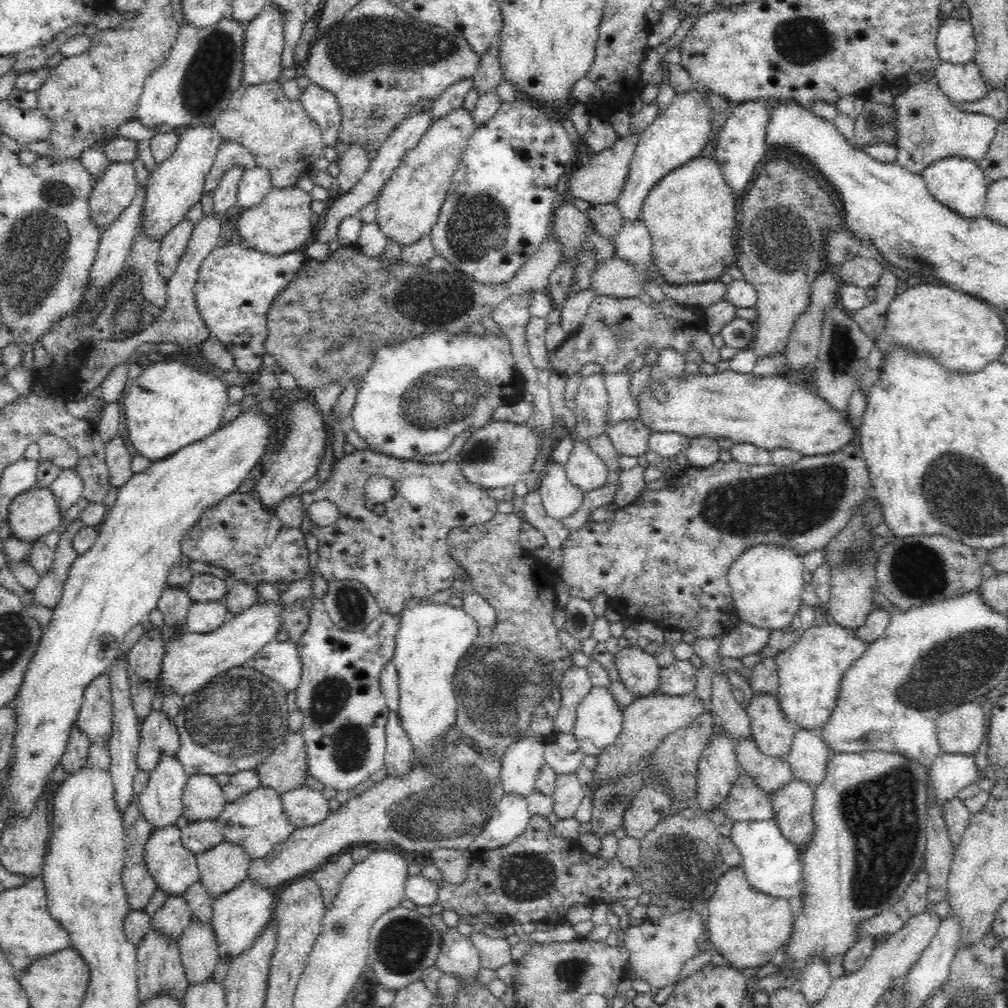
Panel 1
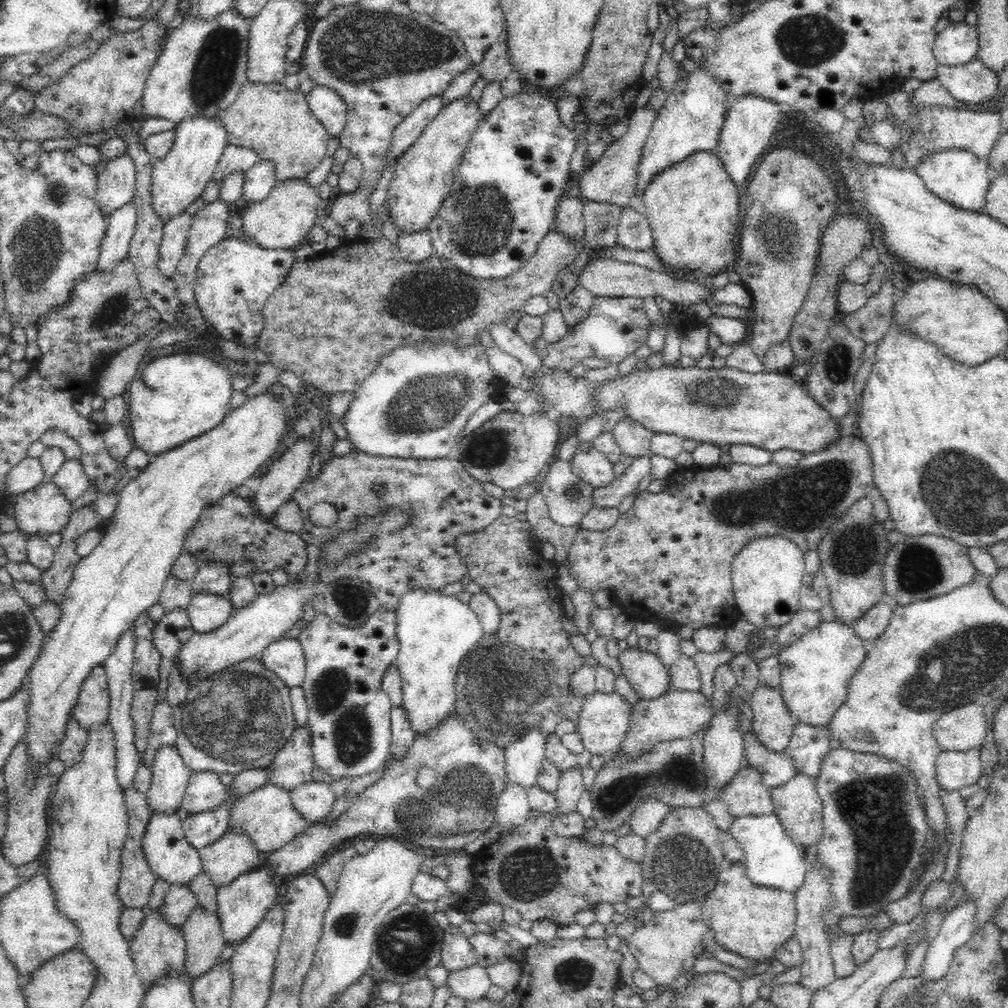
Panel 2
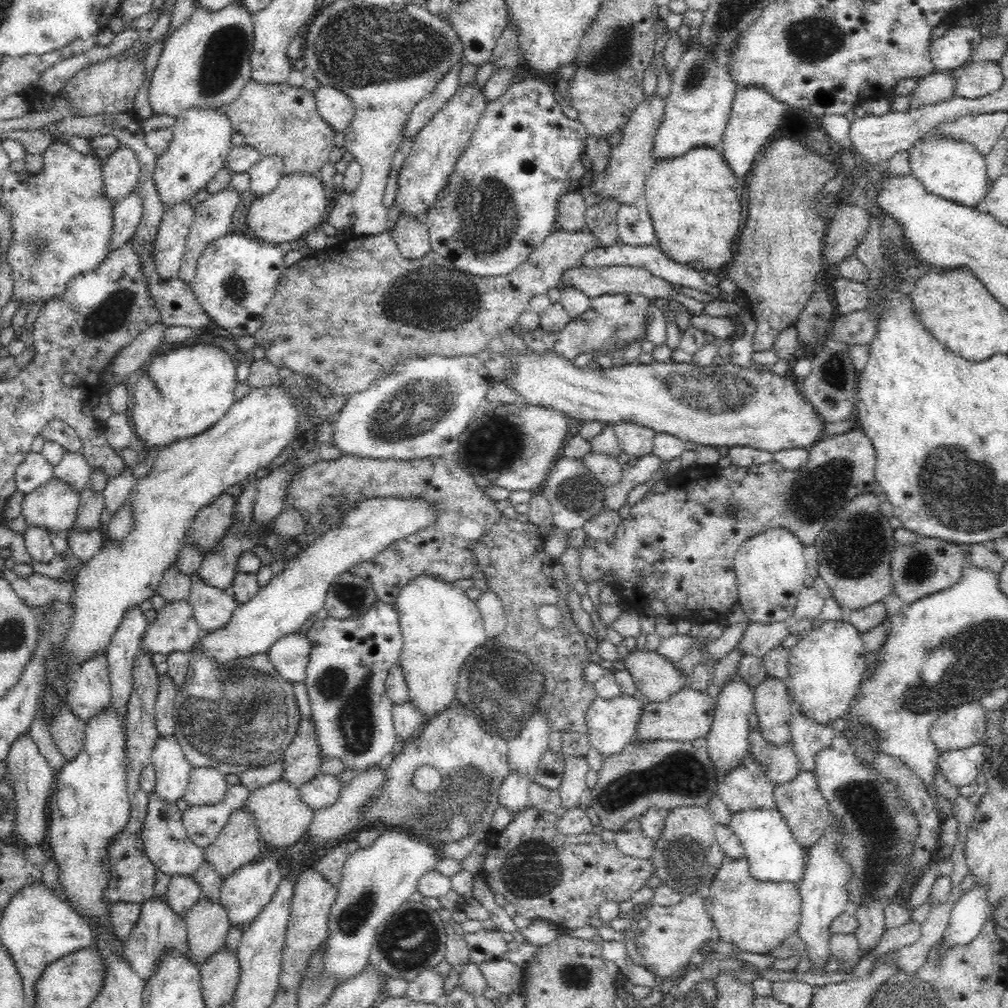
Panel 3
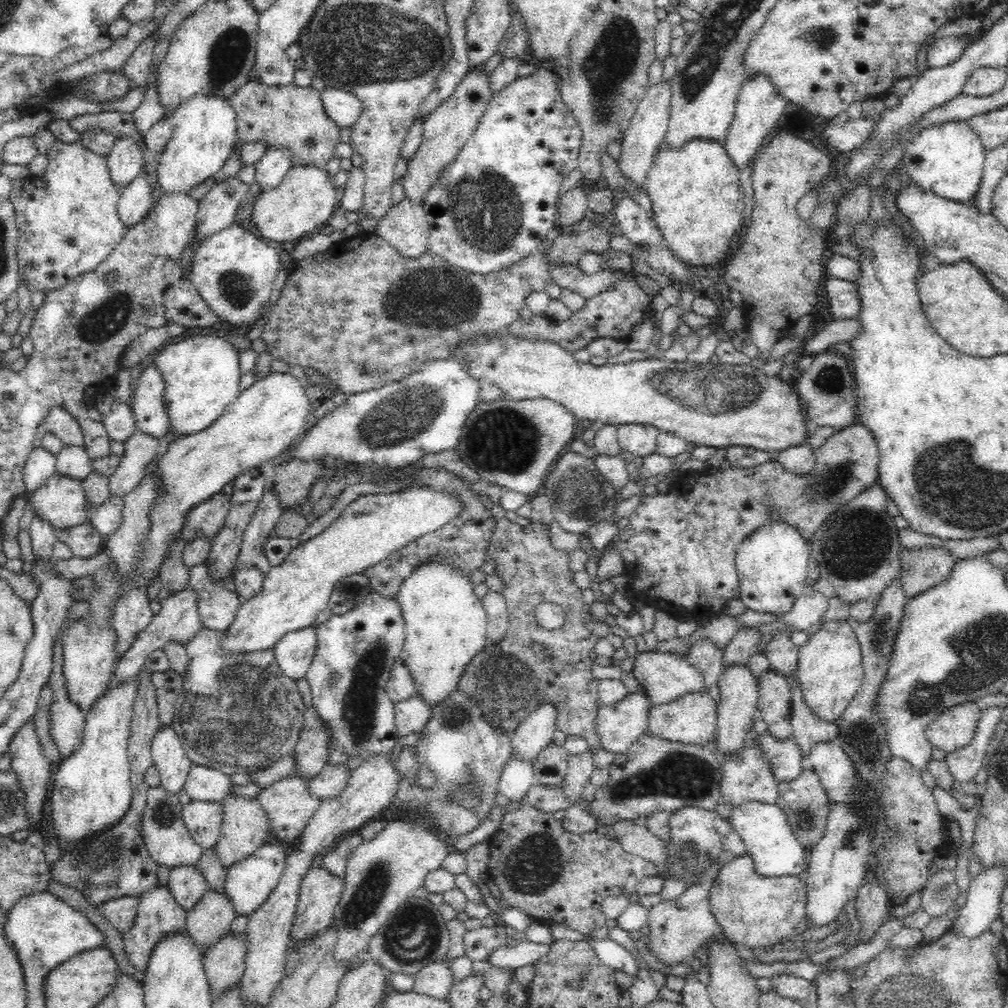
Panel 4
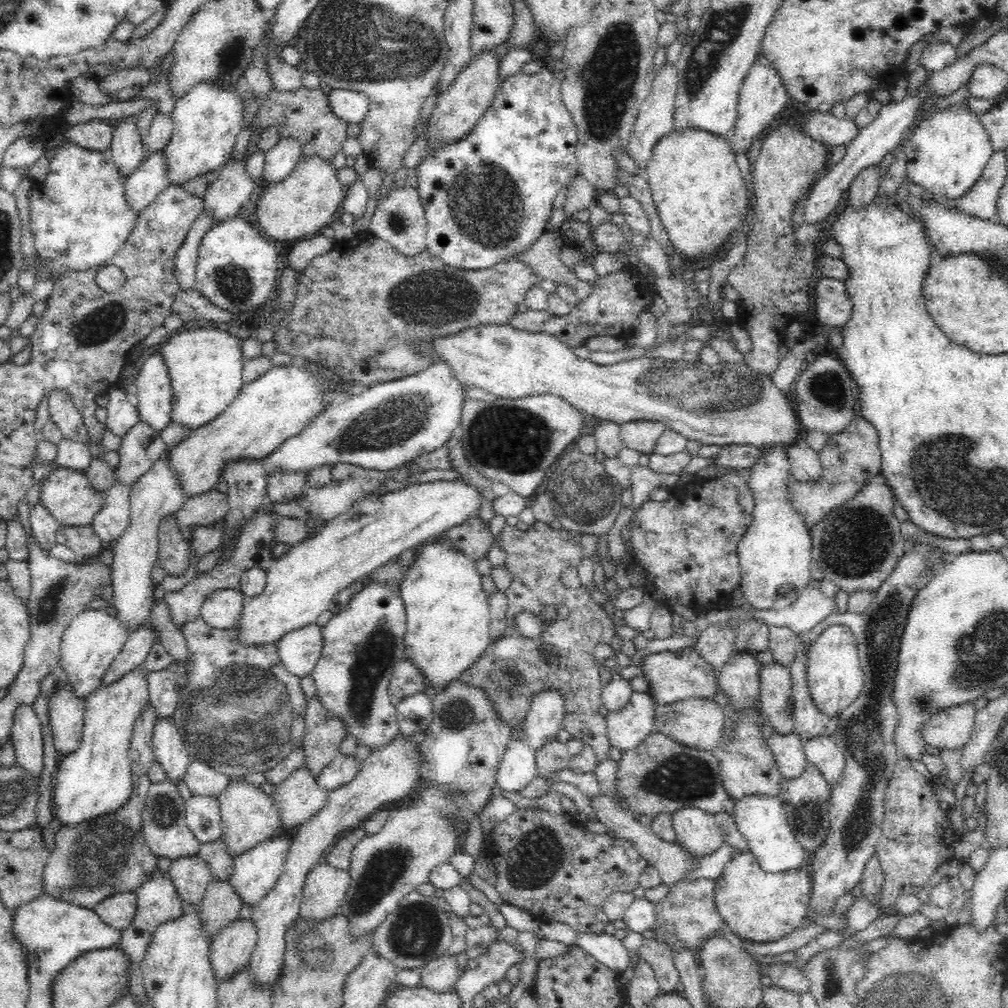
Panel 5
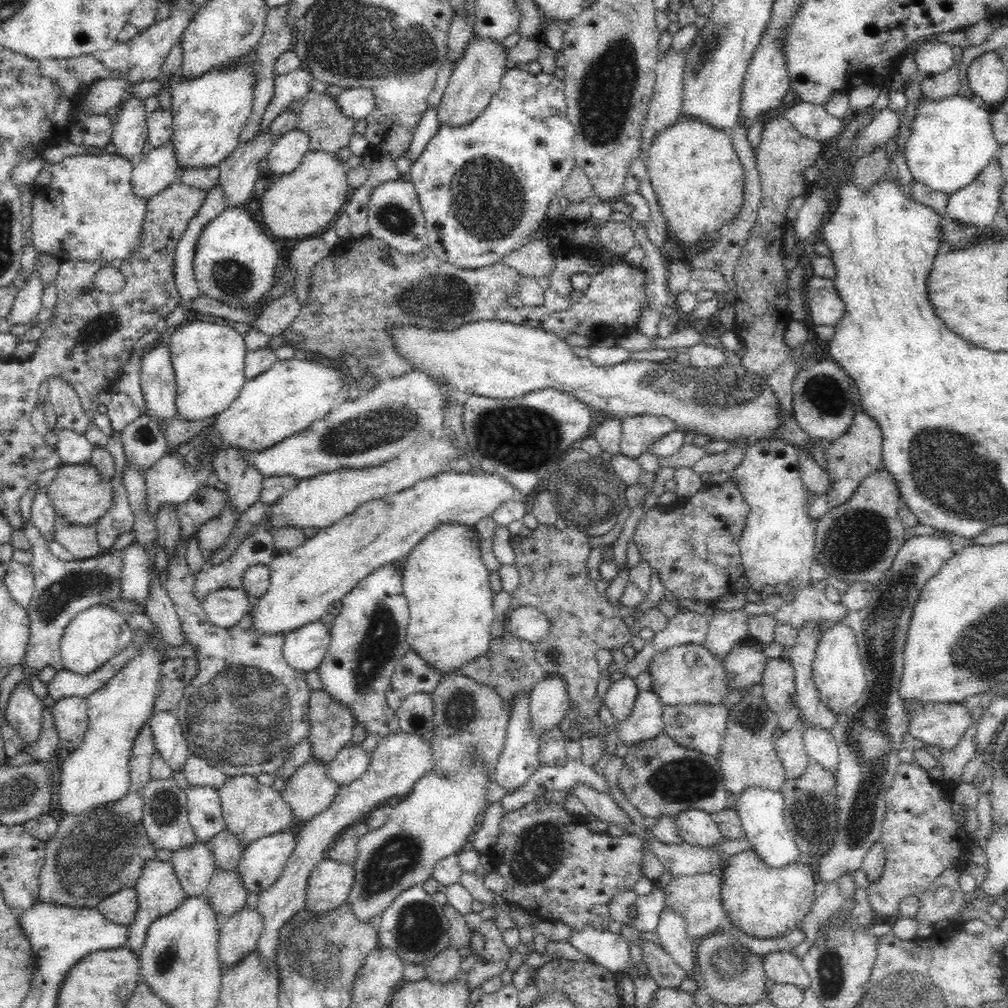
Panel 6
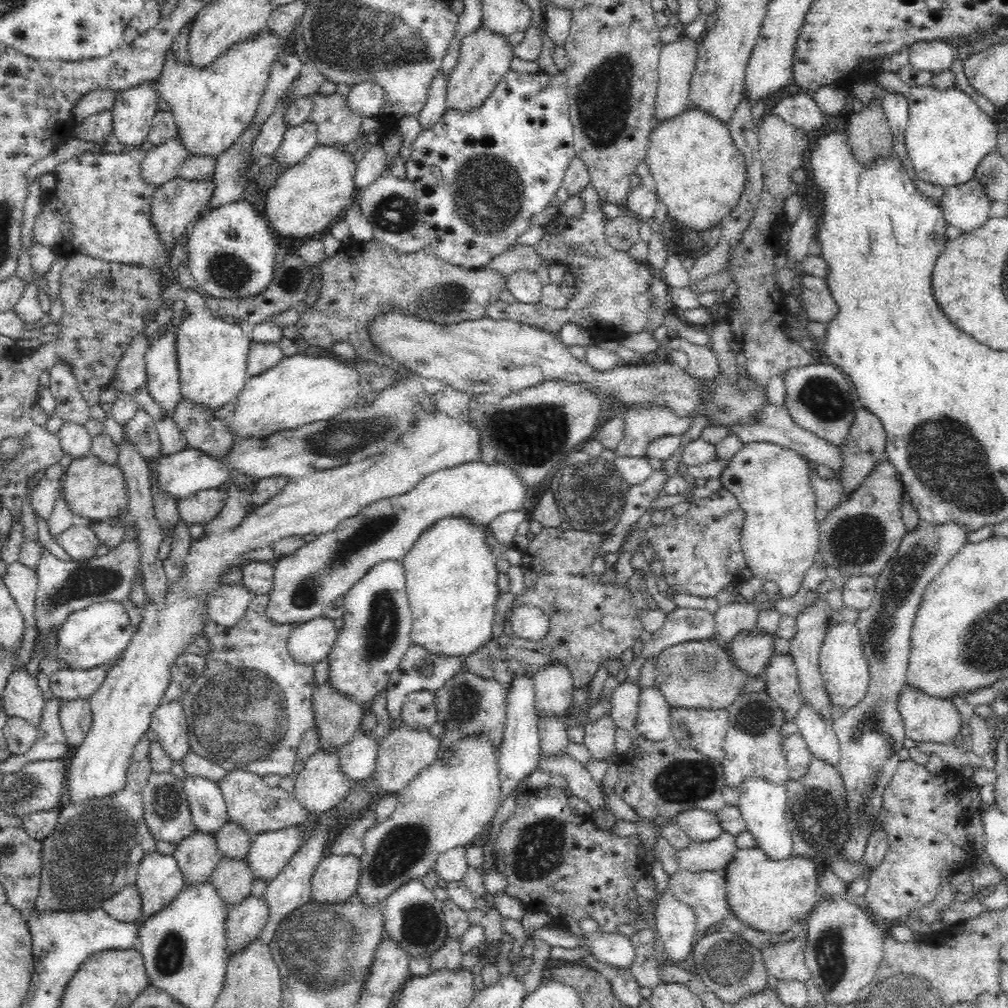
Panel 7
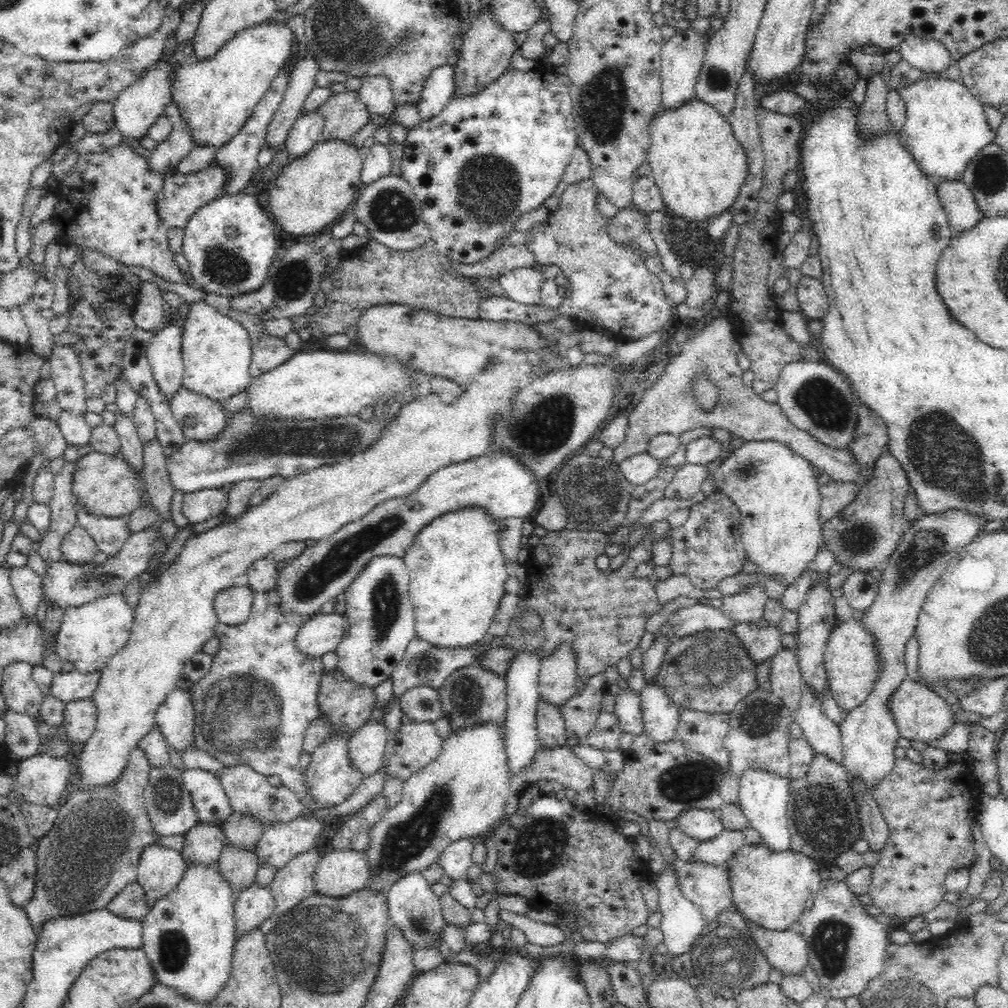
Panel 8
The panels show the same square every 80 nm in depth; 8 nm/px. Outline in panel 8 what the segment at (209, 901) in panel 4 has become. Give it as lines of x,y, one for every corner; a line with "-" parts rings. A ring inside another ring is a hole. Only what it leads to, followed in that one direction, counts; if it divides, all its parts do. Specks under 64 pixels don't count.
224,844
217,863
234,894
242,892
254,882
260,866
255,848
242,848
235,844

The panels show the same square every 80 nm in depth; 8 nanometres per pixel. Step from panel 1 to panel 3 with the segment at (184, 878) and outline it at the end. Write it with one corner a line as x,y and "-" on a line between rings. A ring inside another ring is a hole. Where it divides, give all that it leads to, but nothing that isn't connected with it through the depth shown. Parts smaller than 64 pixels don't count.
153,790
148,793
148,808
142,824
141,839
148,858
168,876
193,874
204,862
204,849
192,842
183,825
182,811
175,802
162,800

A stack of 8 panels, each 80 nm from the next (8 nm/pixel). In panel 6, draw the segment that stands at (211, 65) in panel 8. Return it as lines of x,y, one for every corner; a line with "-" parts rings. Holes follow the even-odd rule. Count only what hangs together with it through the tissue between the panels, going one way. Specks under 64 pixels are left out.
256,48
254,52
250,55
244,56
240,62
234,62
232,66
222,66
222,68
214,68
214,70
210,70
210,72
206,72
206,74
200,74
196,78
184,78
179,72
174,72
174,74
170,74
170,78
158,78
149,81
137,82
135,85
126,89
127,94
135,94
140,98
148,98
149,96
156,95
158,96
164,89
170,89
170,98
171,98
171,112
173,115
173,127
174,134
172,135
171,141
177,156
179,170
184,170
186,166
219,166
220,162
228,156
239,144
241,141
240,135
244,125
248,120
250,120
250,116
252,116
253,104
254,104
254,87
255,82
257,81
257,70
255,70
255,60
253,60
253,54
256,54

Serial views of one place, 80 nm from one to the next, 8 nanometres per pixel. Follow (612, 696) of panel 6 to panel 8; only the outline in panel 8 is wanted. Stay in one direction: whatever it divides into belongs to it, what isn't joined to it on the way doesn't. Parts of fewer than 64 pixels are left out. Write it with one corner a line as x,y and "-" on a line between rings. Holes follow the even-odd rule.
629,689
617,697
613,713
618,717
620,729
630,735
642,736
644,722
640,695

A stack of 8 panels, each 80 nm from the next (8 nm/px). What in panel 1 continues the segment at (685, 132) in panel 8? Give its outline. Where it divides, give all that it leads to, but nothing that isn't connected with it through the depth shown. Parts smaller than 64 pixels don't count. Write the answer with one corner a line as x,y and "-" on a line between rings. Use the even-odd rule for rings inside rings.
702,156
694,157
692,161
685,162
684,165
672,170
662,176
648,192
644,200
643,207
641,208
641,220
645,222
648,227
650,238
652,239
652,260
653,264
661,272
663,278
672,284
688,284
688,282
704,282
704,281
716,281
725,274
726,270
734,266
736,262
737,252
734,247
734,238
736,237
736,232
738,227
736,226
735,216
736,216
736,198
735,192
726,184
726,179
724,178
722,169
718,164
716,159
706,158

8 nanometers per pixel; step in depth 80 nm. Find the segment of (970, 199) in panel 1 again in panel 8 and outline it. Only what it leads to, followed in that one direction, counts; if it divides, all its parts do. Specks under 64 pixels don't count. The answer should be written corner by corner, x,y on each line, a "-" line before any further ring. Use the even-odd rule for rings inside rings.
944,72
928,73
926,78
897,89
906,108
902,128
905,146
911,150
921,171
937,183
948,180
958,181
970,158
982,146
986,146
986,143
994,141
996,135
996,131
990,130
990,126
986,124
983,106
975,96
959,81
943,76

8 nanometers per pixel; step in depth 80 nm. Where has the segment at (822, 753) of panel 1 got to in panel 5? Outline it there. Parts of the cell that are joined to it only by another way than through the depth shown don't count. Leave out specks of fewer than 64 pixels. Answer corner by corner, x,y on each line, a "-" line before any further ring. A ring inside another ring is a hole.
800,642
790,664
792,681
794,732
801,740
810,737
832,736
838,725
837,717
822,714
812,700
807,679
807,654
810,644

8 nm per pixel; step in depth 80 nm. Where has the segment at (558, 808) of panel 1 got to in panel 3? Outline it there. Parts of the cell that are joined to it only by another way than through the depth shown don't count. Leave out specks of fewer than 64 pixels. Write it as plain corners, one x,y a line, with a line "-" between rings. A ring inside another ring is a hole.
568,756
558,792
562,797
563,809
580,806
580,796
587,788
586,775
590,771
585,756

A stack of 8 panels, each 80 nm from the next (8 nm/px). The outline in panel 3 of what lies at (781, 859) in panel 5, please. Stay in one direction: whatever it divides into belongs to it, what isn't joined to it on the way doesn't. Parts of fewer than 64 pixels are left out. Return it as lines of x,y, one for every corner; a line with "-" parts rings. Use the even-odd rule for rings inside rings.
746,808
732,812
729,828
739,838
745,848
751,875
756,880
796,882
802,878
806,868
807,851
796,842
782,813
774,808

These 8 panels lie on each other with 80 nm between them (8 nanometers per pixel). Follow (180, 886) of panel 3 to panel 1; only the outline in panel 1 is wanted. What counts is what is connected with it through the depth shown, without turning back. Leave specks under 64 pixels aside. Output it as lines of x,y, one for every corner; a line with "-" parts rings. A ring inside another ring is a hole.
168,894
166,901
152,917
152,927
156,931
179,939
182,932
189,926
192,918
191,908
183,894

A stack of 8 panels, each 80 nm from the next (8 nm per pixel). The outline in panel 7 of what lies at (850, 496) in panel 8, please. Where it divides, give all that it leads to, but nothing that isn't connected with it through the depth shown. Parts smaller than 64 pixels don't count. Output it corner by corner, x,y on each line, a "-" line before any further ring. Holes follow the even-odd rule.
815,468
810,474
810,485
816,493
817,510
816,516
818,522
824,520
832,510
836,510
848,497
846,497
846,489
842,485
839,478
830,478
830,480
822,480
816,474

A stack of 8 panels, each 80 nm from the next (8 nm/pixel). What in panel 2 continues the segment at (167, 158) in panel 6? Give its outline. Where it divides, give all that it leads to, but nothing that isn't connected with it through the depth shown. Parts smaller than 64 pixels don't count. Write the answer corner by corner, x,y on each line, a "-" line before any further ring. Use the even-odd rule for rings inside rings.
133,200
110,212
106,234
102,239
98,270
110,270
118,260
126,258
137,224
137,206

